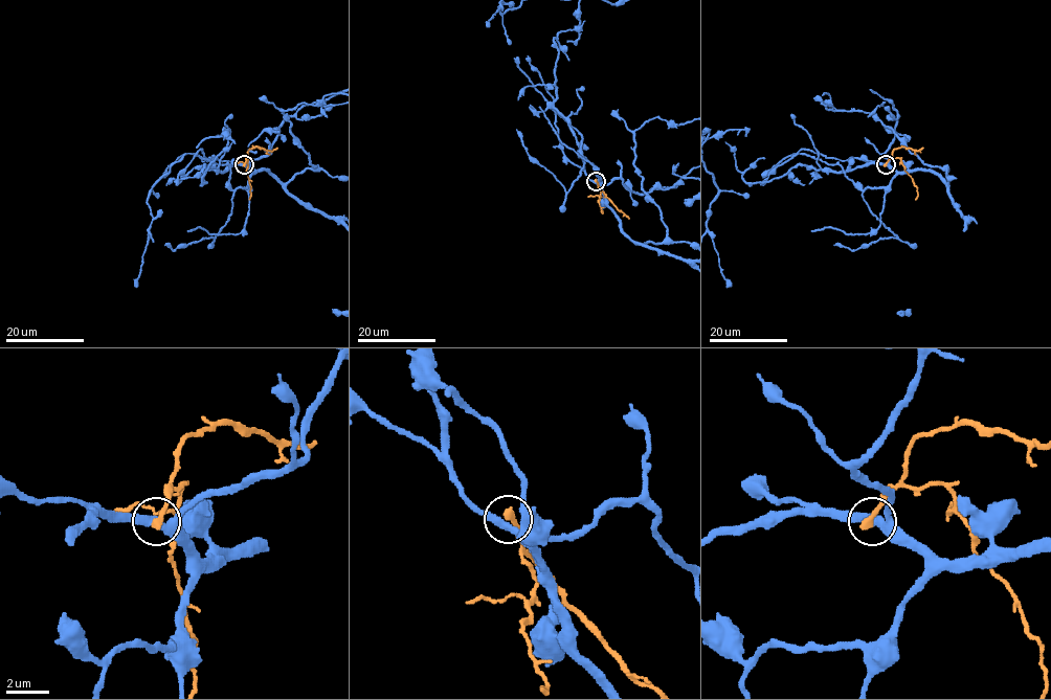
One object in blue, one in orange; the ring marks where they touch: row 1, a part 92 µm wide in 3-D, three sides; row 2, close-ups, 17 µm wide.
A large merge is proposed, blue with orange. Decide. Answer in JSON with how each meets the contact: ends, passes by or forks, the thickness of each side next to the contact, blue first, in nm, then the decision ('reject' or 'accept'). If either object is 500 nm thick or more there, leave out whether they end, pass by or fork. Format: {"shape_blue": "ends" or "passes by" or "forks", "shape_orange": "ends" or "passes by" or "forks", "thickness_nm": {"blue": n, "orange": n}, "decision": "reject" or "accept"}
{"shape_blue": "passes by", "shape_orange": "ends", "thickness_nm": {"blue": 380, "orange": 360}, "decision": "reject"}

